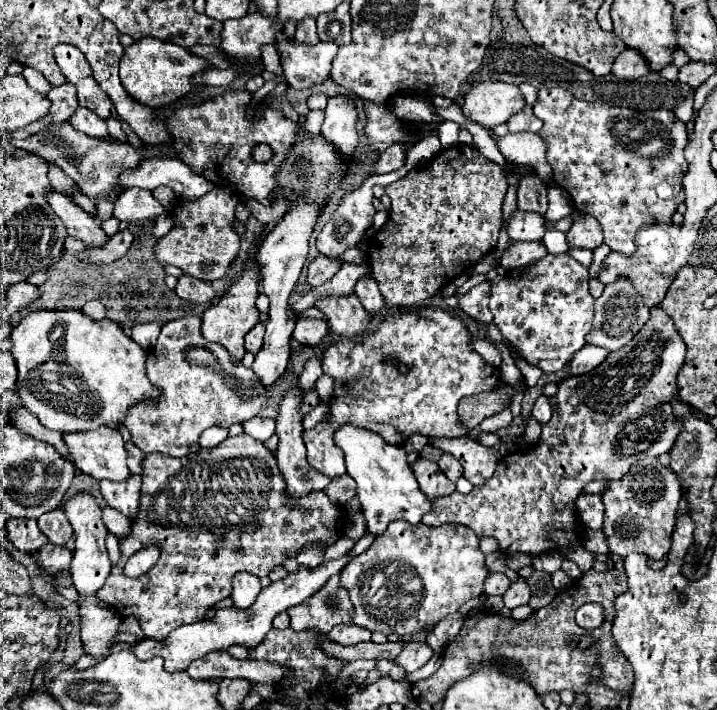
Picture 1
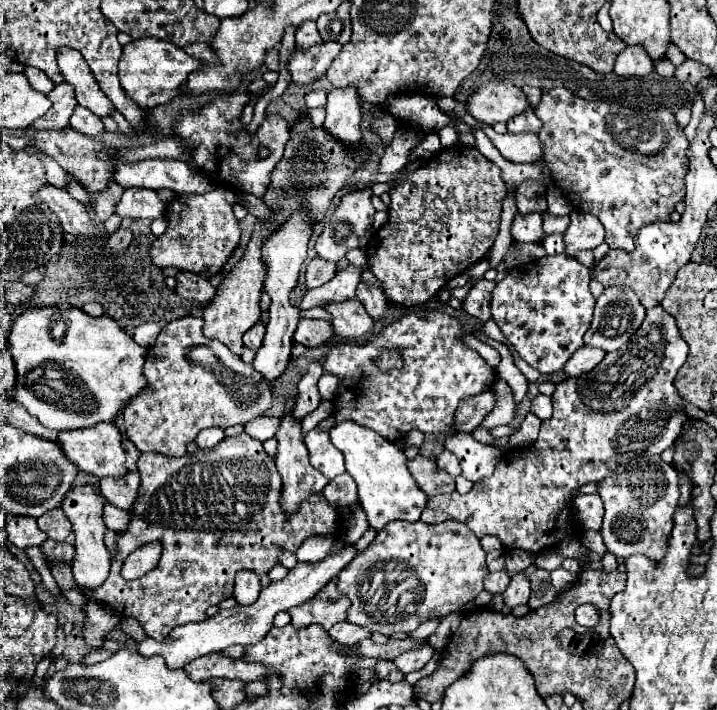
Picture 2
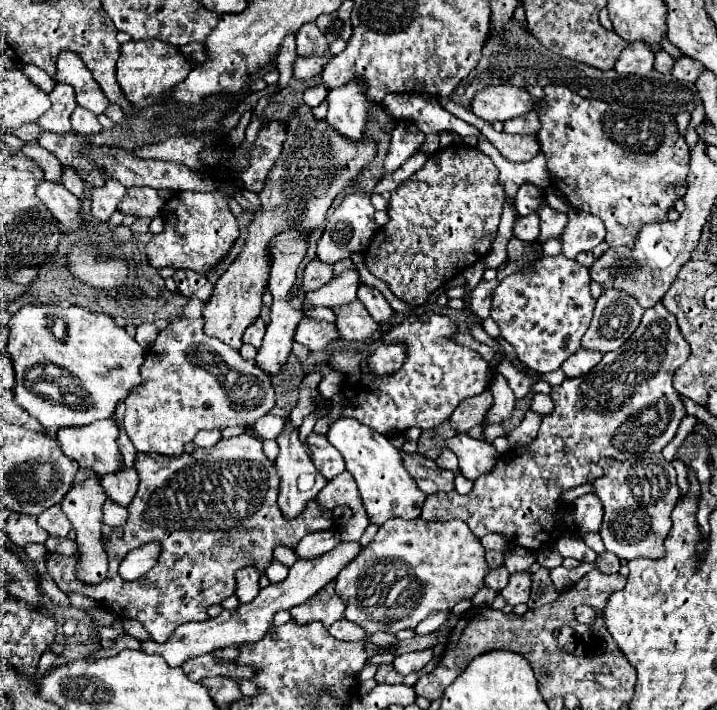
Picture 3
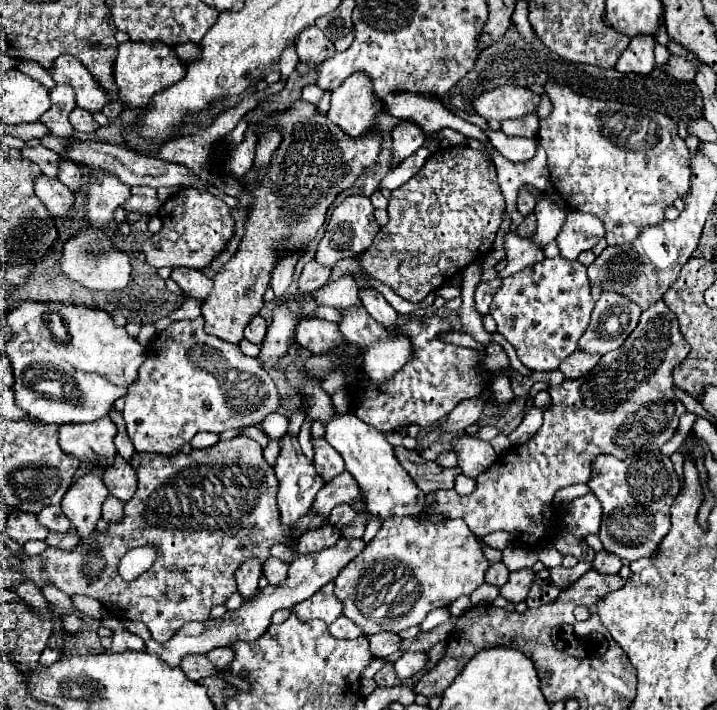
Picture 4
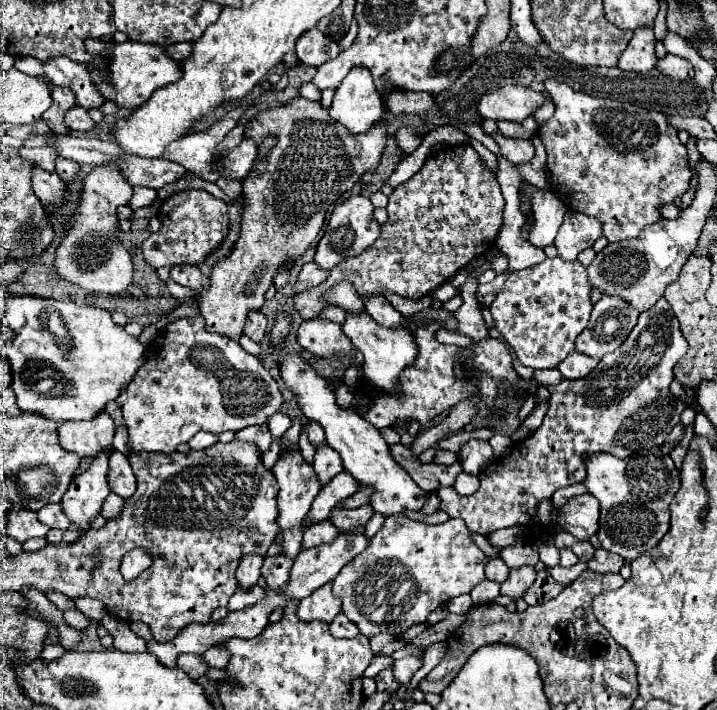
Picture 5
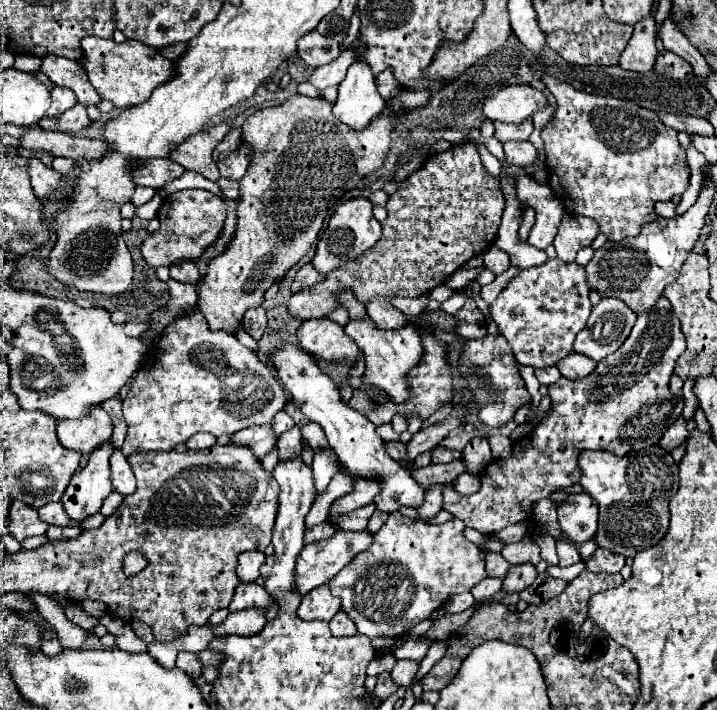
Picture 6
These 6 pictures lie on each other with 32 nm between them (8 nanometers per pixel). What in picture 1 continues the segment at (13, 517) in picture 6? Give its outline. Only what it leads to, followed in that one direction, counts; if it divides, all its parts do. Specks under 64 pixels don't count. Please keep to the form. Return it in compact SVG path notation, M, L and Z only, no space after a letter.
M8 518L8 536L10 542L22 550L22 552L32 552L42 548L48 540L44 540L44 534L40 532L36 520L28 520L28 518Z

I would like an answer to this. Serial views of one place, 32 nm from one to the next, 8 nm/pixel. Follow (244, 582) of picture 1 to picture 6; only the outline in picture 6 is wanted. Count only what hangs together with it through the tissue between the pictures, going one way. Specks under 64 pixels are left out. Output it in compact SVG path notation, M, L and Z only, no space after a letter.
M242 552L238 556L238 576L242 582L254 582L260 576L260 566L264 564L264 554L262 552Z

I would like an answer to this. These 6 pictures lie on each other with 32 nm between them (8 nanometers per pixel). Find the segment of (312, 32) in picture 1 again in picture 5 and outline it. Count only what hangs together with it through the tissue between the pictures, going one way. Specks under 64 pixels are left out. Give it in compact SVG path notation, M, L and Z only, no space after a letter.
M318 28L304 32L304 36L300 36L300 40L296 42L298 58L314 68L332 60L332 56L338 56L338 52L338 44L334 40L328 40Z

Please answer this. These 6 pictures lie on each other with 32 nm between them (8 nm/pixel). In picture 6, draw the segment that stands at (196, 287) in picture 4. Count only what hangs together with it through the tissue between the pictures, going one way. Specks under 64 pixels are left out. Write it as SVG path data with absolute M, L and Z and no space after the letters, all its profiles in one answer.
M182 260L182 262L172 264L170 266L170 276L174 280L182 280L182 282L190 282L190 284L198 284L200 278L202 278L196 264L190 262L190 260Z

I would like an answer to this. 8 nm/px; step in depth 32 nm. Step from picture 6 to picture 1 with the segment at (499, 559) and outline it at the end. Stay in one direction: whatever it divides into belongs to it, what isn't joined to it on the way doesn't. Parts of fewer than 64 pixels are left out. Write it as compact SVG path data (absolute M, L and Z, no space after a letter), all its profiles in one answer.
M498 572L498 574L490 574L490 576L486 578L486 582L484 582L484 592L486 592L488 596L492 596L492 594L504 594L504 592L508 590L508 586L510 586L508 576Z

